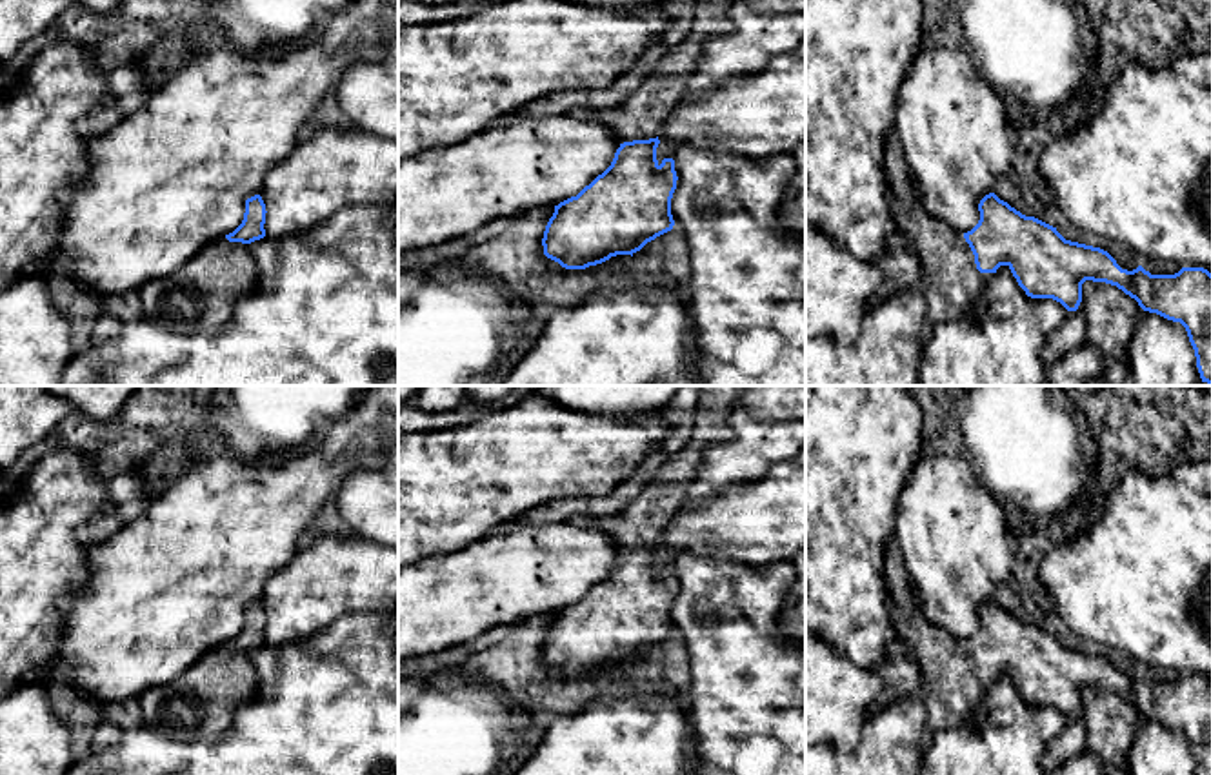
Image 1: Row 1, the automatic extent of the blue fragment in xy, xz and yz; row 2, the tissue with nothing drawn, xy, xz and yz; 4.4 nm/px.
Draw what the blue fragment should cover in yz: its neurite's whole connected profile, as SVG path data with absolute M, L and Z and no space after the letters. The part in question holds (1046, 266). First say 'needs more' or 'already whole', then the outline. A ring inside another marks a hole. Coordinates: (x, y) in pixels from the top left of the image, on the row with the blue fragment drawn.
needs more; M895 129L887 133L884 142L884 167L896 227L911 240L920 257L920 293L927 306L927 329L967 315L986 287L982 275L996 273L1000 266L1011 269L1027 297L1053 298L1067 311L1078 309L1086 280L1106 282L1135 298L1144 311L1180 322L1195 349L1200 378L1211 384L1211 273L1207 269L1182 267L1175 275L1151 275L1142 266L1133 271L1122 269L1107 251L1066 240L1056 227L1022 215L995 193L980 200L978 224L967 233L958 233L929 215L916 200L913 173Z

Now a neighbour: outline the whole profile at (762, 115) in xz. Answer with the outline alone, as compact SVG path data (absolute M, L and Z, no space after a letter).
M806 36L762 73L729 80L702 96L682 96L666 120L658 166L689 144L742 156L793 153L806 138Z

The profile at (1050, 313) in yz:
M1029 297L1029 304L1036 315L1040 327L1046 333L1058 329L1069 313L1060 302L1053 298L1031 298Z

